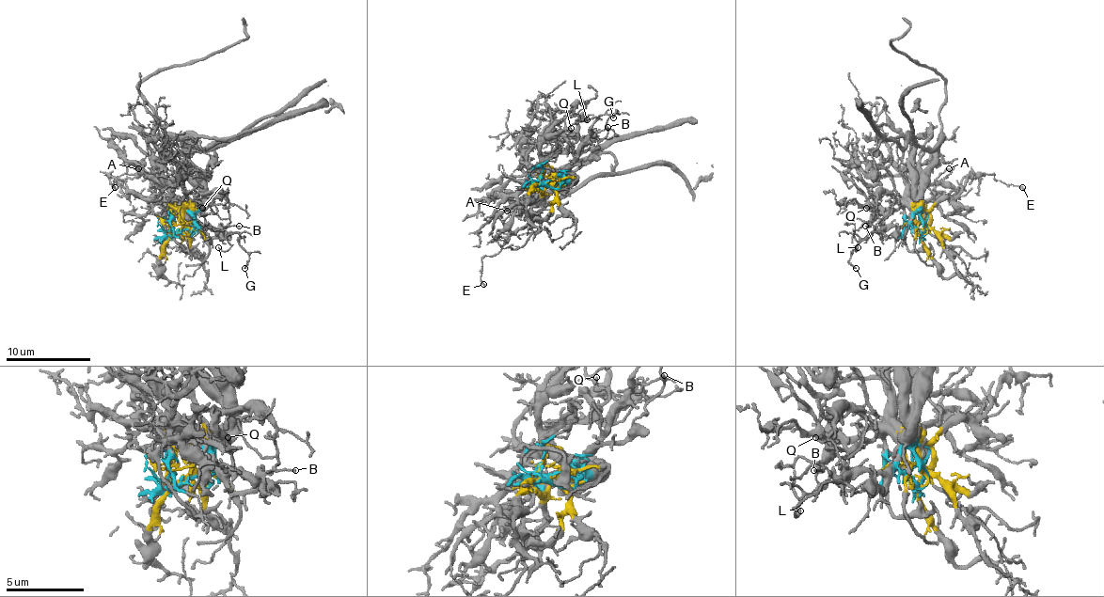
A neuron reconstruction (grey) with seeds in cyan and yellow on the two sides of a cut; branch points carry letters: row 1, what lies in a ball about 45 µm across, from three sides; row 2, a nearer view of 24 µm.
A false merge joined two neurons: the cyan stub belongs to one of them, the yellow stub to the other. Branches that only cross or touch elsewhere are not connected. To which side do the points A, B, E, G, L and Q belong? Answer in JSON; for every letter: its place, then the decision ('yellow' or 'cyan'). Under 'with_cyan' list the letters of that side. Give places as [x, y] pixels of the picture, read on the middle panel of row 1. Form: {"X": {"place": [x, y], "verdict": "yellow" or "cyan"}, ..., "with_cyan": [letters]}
{"A": {"place": [507, 211], "verdict": "yellow"}, "B": {"place": [607, 127], "verdict": "cyan"}, "E": {"place": [483, 284], "verdict": "yellow"}, "G": {"place": [613, 117], "verdict": "cyan"}, "L": {"place": [587, 119], "verdict": "cyan"}, "Q": {"place": [571, 128], "verdict": "cyan"}, "with_cyan": ["B", "G", "L", "Q"]}

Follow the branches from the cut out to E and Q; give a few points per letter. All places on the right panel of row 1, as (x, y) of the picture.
E: (922, 232), (923, 213), (945, 198), (954, 198), (974, 173), (991, 173), (998, 180), (1023, 188)
Q: (923, 232), (926, 230), (923, 234), (913, 228), (886, 226), (884, 217), (867, 207)

